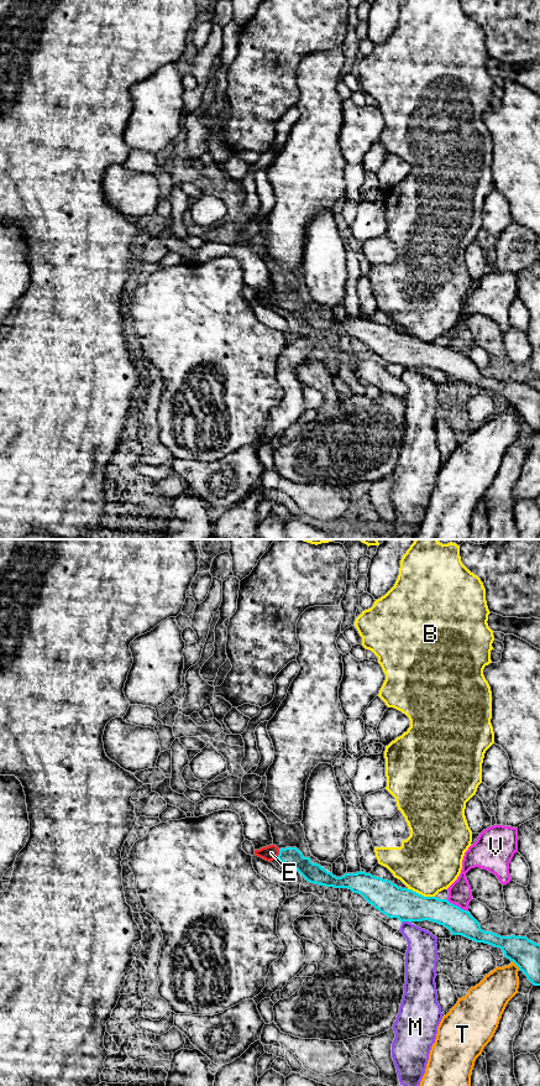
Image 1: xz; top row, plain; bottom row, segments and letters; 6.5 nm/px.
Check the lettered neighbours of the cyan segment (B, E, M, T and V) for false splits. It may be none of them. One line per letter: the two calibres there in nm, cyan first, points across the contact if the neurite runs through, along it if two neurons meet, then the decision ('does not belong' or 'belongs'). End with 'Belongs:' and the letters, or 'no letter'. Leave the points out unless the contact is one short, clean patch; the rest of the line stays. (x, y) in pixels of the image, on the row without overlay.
B: 200/420 nm | along xz (407, 334), (434, 343) | does not belong
E: 130/100 nm | across xz (313, 318), (292, 302), (279, 299), (271, 298) | belongs
M: 200/200 nm | along xz (409, 367), (402, 369) | does not belong
T: 190/220 nm | does not belong
V: 170/150 nm | along xz (446, 345), (467, 358) | does not belong
Belongs: E

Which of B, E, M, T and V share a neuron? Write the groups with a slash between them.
B / E / M / T / V

